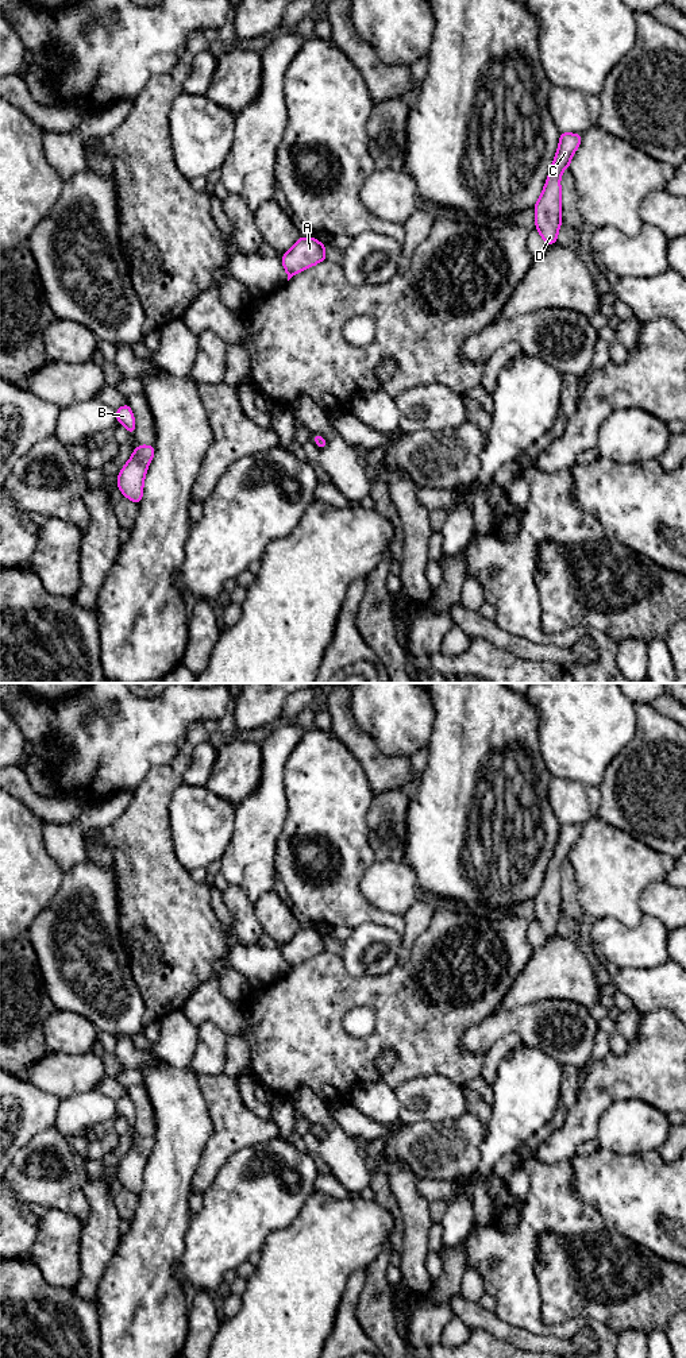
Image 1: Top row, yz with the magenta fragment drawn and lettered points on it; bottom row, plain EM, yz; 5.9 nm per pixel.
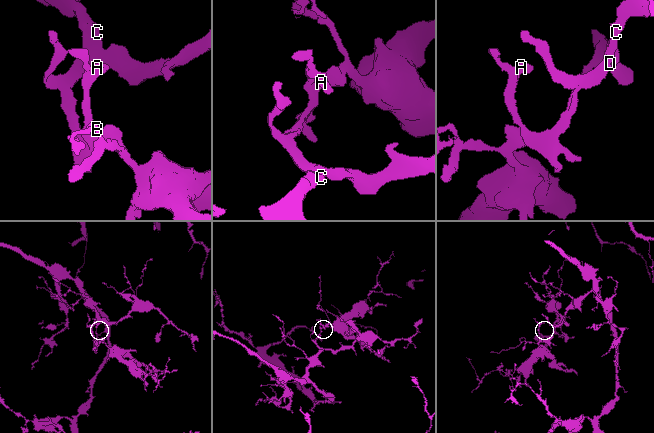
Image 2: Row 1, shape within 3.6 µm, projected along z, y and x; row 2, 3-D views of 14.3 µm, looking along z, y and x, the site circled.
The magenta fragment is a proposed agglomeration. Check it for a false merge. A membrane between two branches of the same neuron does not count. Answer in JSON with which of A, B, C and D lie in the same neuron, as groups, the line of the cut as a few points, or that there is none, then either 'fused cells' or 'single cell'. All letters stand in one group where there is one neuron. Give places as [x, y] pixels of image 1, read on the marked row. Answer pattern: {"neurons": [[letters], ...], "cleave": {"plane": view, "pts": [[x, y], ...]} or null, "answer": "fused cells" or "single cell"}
{"neurons": [["A", "B", "C", "D"]], "cleave": null, "answer": "single cell"}

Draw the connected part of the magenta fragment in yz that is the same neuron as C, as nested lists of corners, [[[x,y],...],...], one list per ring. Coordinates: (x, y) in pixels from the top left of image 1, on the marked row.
[[[562,132],[555,159],[551,163],[544,189],[536,201],[535,227],[547,246],[555,244],[562,224],[562,173],[570,167],[570,162],[582,142],[582,134]]]

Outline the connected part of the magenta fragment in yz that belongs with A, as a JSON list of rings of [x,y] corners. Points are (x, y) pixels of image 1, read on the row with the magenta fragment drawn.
[[[313,236],[298,238],[294,246],[282,255],[282,266],[288,281],[297,273],[327,259],[324,243]]]

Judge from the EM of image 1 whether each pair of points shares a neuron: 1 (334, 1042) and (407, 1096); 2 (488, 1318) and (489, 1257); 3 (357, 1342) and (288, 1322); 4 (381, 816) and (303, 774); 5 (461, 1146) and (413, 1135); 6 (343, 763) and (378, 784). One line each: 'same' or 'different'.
1: different
2: different
3: different
4: different
5: same
6: different

